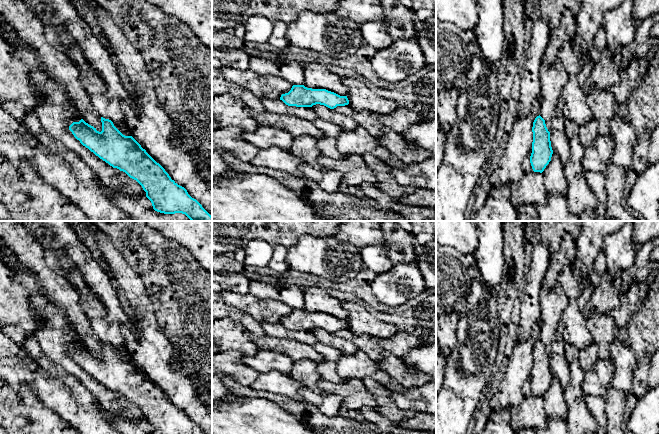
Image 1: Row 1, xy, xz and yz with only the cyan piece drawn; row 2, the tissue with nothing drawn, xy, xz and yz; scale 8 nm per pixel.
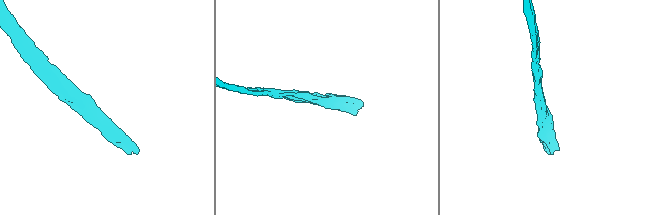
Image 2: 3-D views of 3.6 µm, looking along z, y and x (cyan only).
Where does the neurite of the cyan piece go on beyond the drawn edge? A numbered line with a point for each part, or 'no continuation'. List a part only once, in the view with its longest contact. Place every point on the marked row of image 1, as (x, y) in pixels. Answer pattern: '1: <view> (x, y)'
no continuation

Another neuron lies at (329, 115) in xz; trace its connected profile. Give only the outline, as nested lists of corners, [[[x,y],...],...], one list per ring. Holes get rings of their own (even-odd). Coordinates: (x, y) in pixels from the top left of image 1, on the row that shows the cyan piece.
[[[316,104],[311,107],[316,111],[318,118],[325,120],[326,122],[336,124],[342,129],[353,131],[359,127],[359,124],[352,118],[335,112],[324,105]]]

